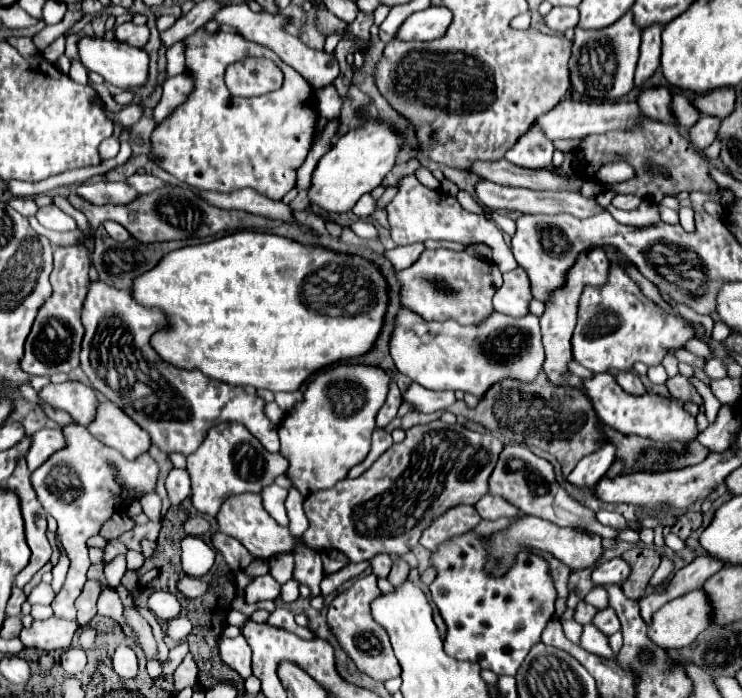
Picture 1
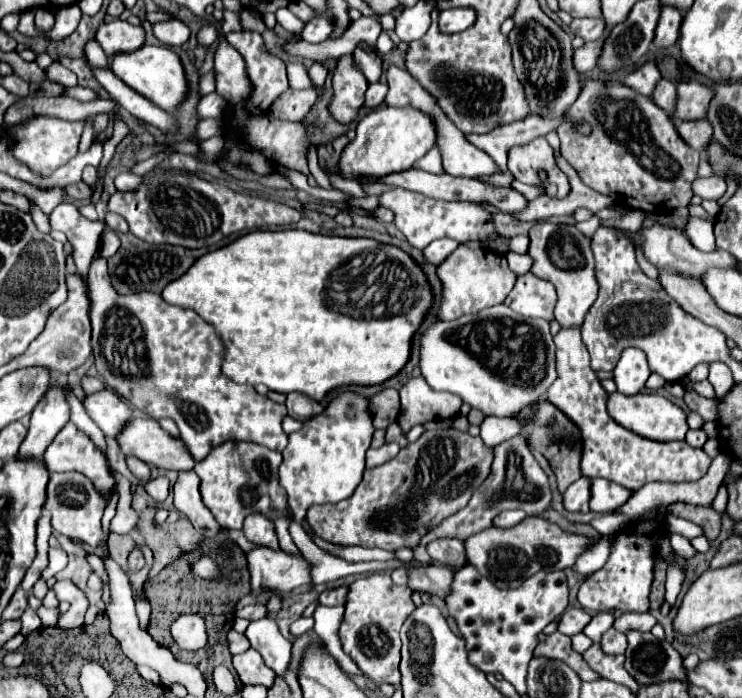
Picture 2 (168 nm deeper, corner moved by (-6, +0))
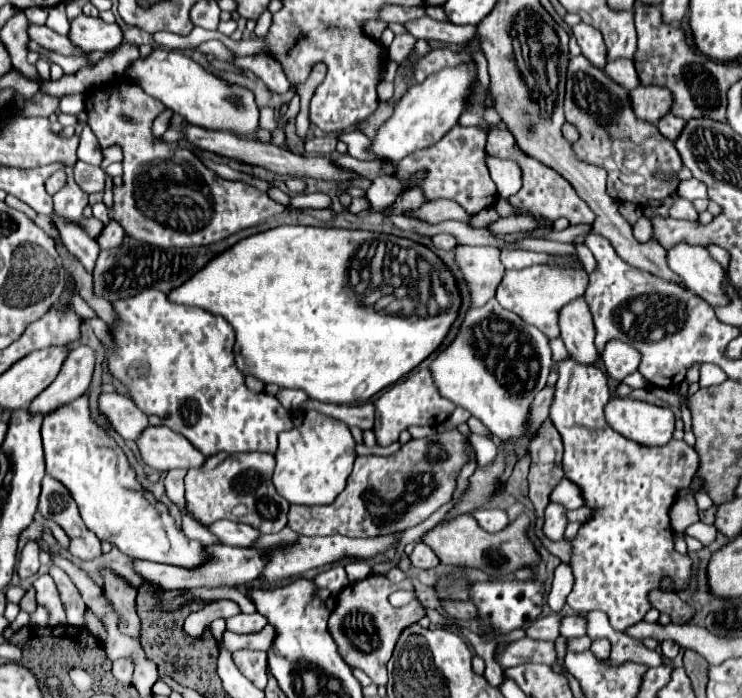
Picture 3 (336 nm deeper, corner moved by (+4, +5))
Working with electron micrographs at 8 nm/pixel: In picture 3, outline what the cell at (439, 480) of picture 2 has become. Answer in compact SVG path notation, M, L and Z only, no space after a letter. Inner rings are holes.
M454 429L454 431L434 433L434 435L424 437L424 439L410 439L408 443L404 443L404 445L400 447L400 451L396 451L394 455L388 455L390 459L372 459L372 457L378 457L378 455L370 455L370 457L356 457L356 463L354 463L354 469L352 469L350 477L348 477L348 483L346 483L344 491L342 491L342 493L334 499L334 503L330 503L330 505L322 505L322 507L290 505L290 529L292 529L292 531L296 531L298 535L336 535L336 533L340 533L340 535L346 535L346 537L350 537L350 535L370 535L370 537L374 537L374 535L400 533L400 531L404 531L404 529L416 527L418 523L426 521L432 513L436 513L442 505L446 505L446 503L452 499L452 495L454 495L454 491L456 491L456 477L458 477L460 469L462 469L468 461L472 461L472 459L476 457L476 451L474 451L474 447L470 445L470 441L468 441L462 433L458 433L458 431Z

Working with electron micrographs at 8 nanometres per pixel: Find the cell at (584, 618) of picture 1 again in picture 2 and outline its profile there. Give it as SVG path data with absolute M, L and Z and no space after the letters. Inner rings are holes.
M570 608L566 610L562 616L560 616L560 622L558 622L558 632L566 634L566 636L574 636L578 632L584 630L584 626L588 624L592 616L588 612L584 612L582 608Z

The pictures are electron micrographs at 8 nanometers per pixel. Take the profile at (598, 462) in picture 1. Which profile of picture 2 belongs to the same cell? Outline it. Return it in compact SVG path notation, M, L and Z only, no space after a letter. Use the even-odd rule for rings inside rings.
M580 478L576 480L566 492L564 492L564 508L568 512L590 512L588 510L588 500L590 500L590 478Z

